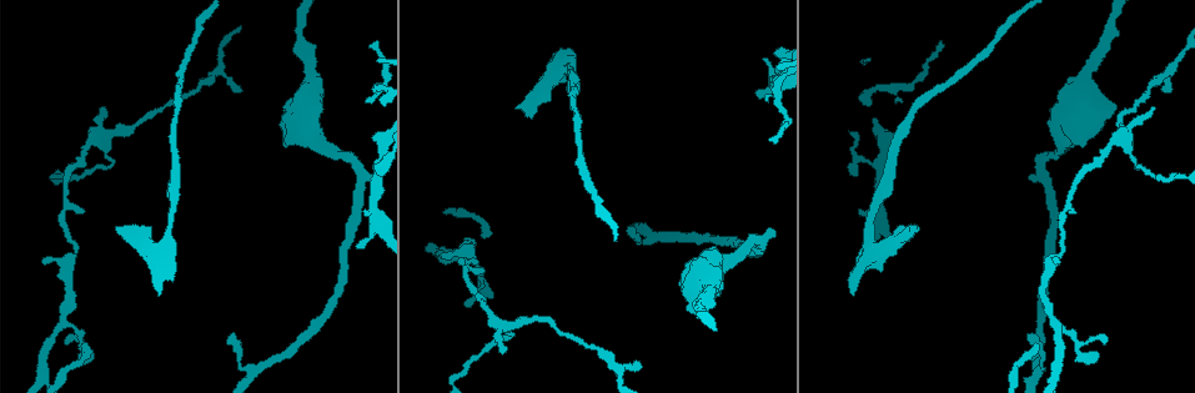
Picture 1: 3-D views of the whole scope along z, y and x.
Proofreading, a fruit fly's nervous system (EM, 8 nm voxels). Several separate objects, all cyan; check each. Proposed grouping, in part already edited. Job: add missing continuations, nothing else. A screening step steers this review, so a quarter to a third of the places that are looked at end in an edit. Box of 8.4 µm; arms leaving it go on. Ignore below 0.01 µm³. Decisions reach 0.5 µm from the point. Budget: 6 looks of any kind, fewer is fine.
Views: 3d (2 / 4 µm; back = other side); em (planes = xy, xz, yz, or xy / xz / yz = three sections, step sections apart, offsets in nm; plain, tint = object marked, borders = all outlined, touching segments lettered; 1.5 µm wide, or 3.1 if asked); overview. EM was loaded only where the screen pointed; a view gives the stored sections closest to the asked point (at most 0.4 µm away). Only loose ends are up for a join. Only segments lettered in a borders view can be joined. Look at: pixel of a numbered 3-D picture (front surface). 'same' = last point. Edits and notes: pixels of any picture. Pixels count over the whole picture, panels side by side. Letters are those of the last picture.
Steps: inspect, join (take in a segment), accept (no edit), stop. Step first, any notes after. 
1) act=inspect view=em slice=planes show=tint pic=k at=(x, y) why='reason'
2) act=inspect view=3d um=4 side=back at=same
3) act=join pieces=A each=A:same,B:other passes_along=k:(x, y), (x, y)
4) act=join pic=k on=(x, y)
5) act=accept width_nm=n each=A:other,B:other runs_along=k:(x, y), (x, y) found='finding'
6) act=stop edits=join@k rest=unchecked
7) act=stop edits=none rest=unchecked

act=inspect view=3d um=2 pic=1 at=(756, 90) why='an open end'

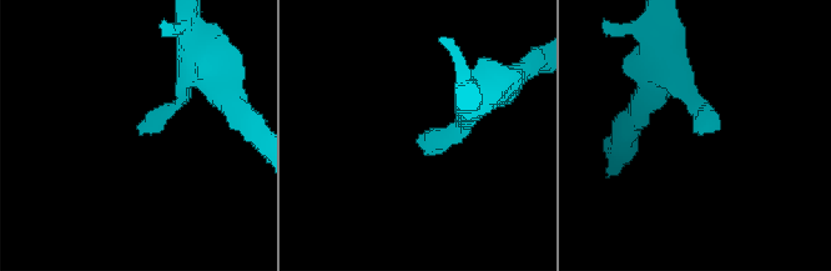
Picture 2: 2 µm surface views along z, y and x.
act=inspect view=em slice=yz step=4 show=tint pic=2 at=(702, 129) why='now the EM'

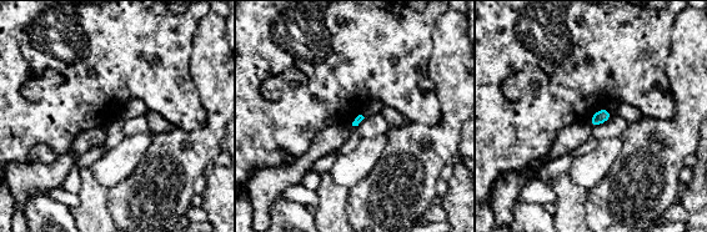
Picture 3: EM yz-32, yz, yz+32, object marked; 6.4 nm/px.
act=inspect view=em slice=planes show=borders at=same why='another direction'

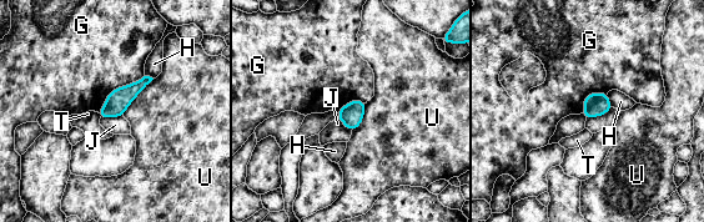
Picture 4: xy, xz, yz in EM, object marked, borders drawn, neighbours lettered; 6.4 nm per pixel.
act=accept width_nm=150 each=G:other,H:other,J:other,T:other,U:other border=4:(612, 106), (604, 114), (587, 119) found='no lettered segment goes on from it'

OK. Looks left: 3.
act=inspect view=em slice=planes show=borders pic=1 at=(907, 226) why='branch stops here'

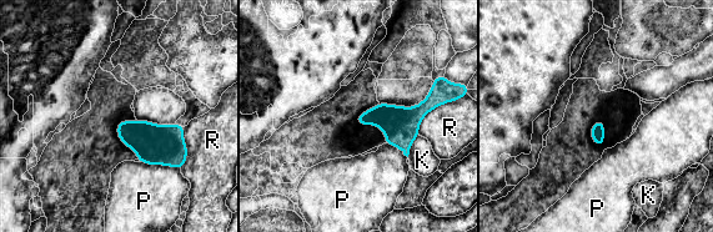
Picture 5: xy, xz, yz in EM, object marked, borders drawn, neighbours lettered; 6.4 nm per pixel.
act=accept longest_contact=R:280nm each=K:other,P:other,R:other found='none of them fits'

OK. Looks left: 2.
act=inspect view=em slice=yz step=4 show=borders pic=1 at=(241, 88) why='free end'

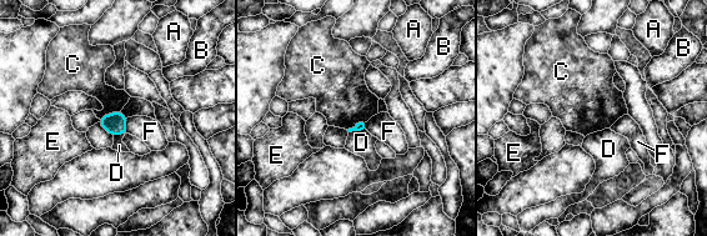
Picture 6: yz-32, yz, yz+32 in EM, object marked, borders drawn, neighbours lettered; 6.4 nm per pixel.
act=accept each=A:other,B:other,C:other,D:other,E:other,F:other border=6:(120, 110), (103, 114), (99, 119) found='no lettered segment goes on from it'

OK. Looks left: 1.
act=stop edits=none rest=unchecked

